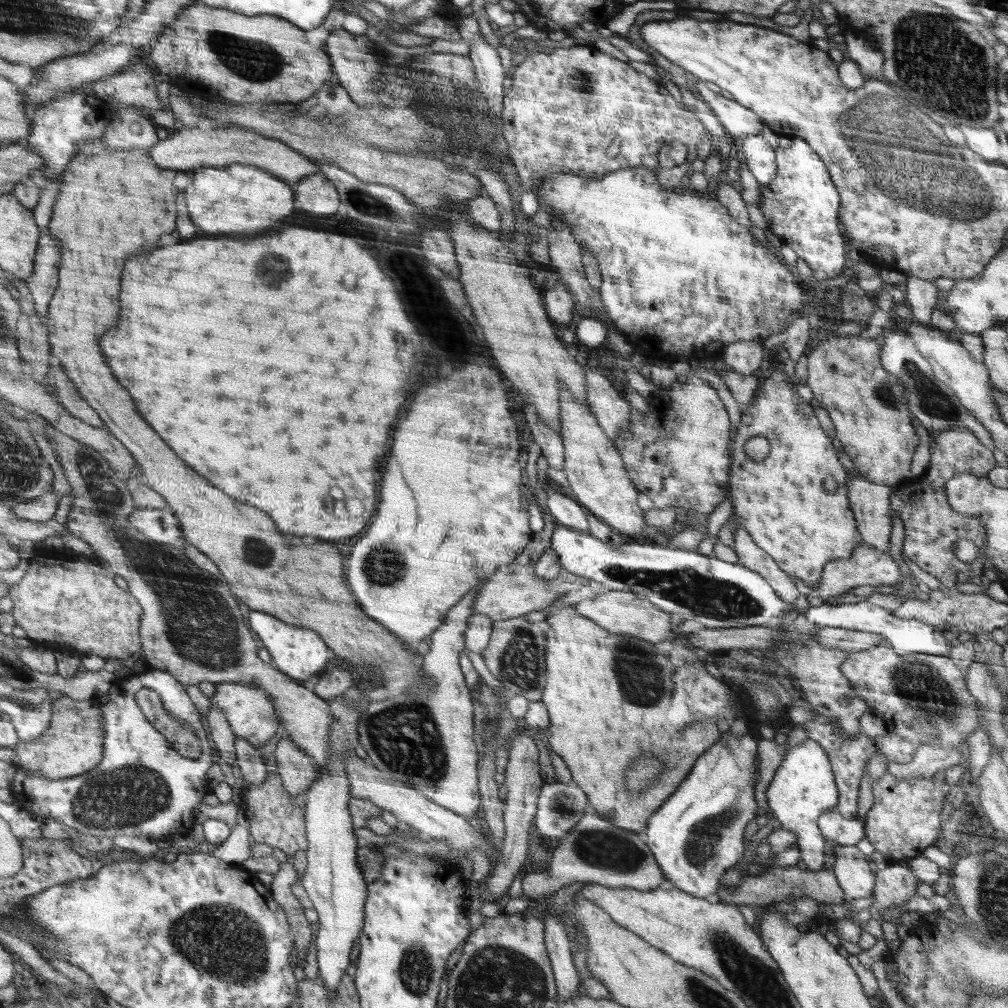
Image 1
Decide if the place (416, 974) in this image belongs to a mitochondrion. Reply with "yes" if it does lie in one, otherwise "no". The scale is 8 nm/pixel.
yes

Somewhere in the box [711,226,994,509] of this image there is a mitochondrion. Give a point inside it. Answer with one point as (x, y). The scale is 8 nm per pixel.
(933, 401)

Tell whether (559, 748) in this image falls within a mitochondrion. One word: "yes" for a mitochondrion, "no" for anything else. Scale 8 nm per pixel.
no

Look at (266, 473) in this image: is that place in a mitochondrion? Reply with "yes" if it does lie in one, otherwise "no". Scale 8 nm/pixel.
no

